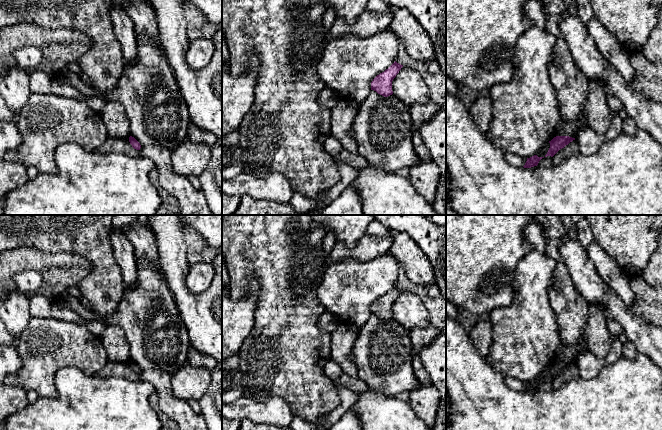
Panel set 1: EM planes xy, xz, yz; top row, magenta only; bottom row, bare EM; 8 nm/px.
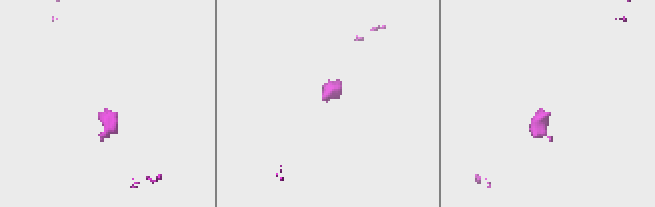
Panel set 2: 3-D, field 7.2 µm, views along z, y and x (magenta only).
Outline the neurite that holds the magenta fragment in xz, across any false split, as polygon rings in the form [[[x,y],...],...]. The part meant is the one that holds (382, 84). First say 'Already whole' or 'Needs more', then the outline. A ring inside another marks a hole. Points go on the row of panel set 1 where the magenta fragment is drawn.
Already whole. [[[396,61],[384,72],[377,75],[371,82],[371,90],[376,91],[378,94],[388,97],[393,94],[392,81],[399,73],[403,65]]]

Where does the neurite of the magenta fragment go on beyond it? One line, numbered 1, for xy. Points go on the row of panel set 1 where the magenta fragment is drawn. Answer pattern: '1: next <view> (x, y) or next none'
1: next none

